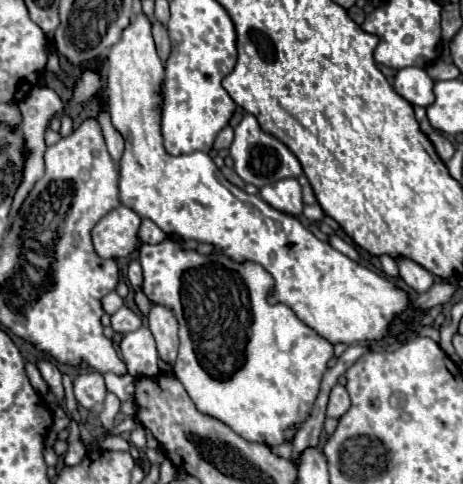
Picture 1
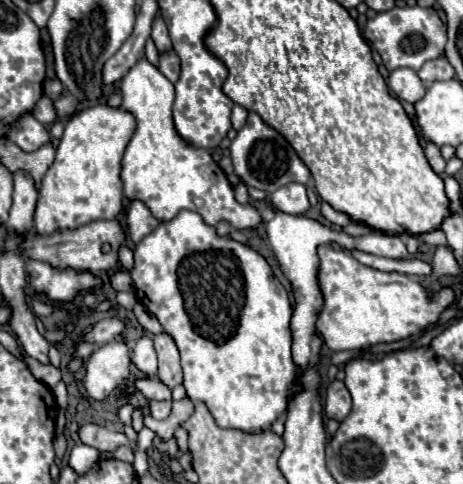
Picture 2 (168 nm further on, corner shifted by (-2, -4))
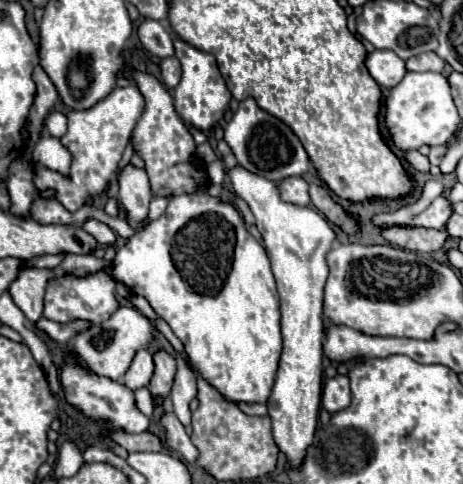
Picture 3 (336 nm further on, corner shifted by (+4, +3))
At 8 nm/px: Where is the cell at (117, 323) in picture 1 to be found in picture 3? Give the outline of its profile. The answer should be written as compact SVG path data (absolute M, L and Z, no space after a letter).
M40 318L40 320L36 322L36 330L42 332L42 334L46 334L50 340L54 340L54 342L58 342L58 344L70 342L78 332L82 332L82 330L88 328L88 326L90 326L90 324L80 322L80 320L70 322L70 324L58 324L58 322L52 322L52 320L48 320L48 318Z

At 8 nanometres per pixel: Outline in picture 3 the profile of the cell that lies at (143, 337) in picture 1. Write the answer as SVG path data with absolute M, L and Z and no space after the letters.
M140 350L140 352L134 356L128 372L122 376L122 384L126 384L126 386L132 388L132 390L138 390L138 388L142 388L142 386L148 386L152 374L154 374L152 354L150 354L148 350Z

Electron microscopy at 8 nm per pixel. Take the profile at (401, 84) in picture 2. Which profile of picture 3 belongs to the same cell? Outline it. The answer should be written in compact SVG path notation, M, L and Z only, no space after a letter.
M374 50L366 56L364 64L370 76L384 88L392 88L406 74L404 60L398 58L392 50Z

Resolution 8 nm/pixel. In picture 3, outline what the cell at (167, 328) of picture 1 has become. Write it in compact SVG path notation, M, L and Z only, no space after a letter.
M158 350L154 354L154 364L156 364L156 370L154 370L154 376L148 388L152 392L152 398L156 400L156 398L164 398L170 394L174 374L176 374L176 360L166 350Z

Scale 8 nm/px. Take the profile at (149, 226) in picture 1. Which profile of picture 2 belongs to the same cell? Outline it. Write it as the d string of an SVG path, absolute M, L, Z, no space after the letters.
M132 201L128 209L128 235L134 243L140 243L158 227L158 219L152 217L148 207L140 201Z

